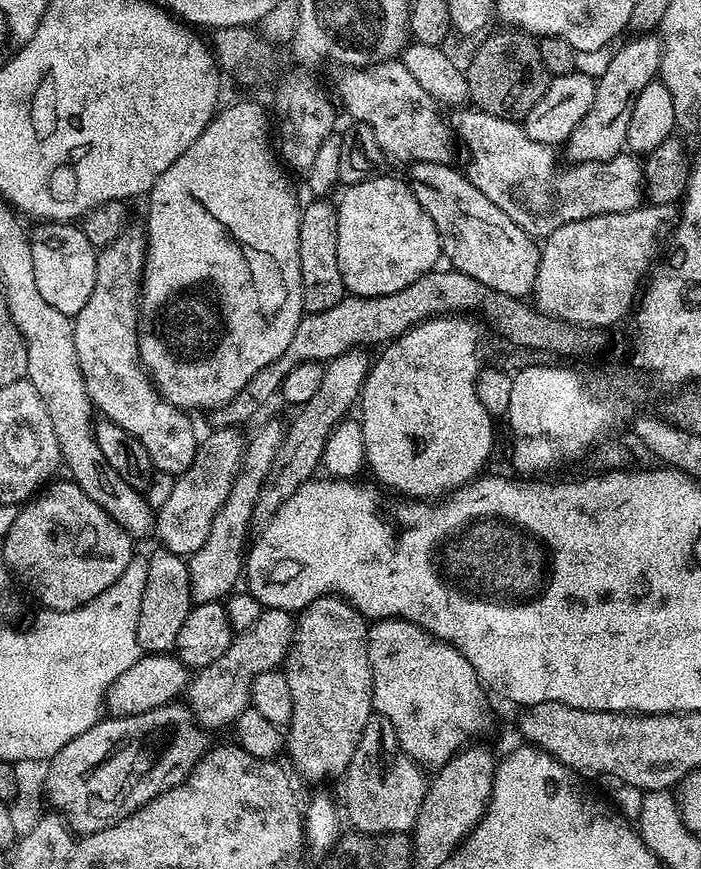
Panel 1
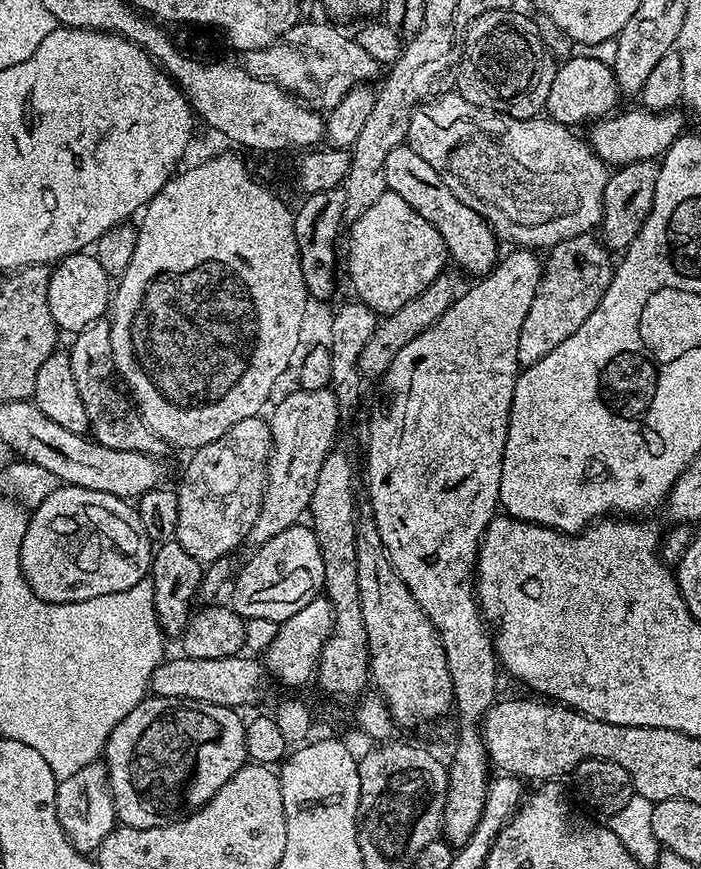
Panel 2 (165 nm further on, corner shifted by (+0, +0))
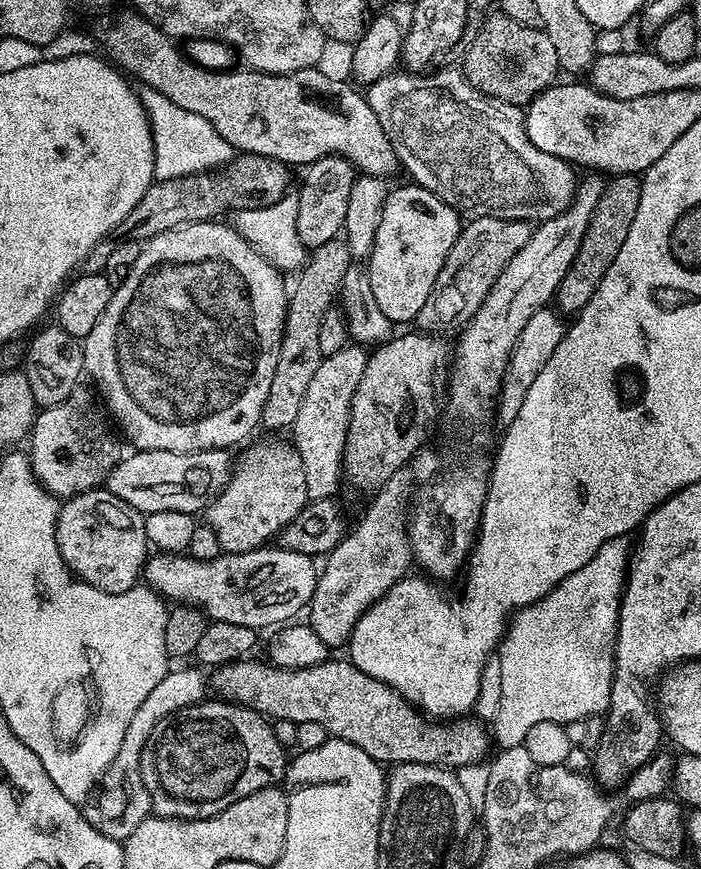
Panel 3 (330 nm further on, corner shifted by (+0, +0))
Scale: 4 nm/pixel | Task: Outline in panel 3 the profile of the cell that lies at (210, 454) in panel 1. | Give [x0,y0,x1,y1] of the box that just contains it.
[204,442,309,553]

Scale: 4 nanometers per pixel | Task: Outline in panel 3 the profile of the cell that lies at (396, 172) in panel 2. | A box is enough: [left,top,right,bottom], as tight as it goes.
[104,14,400,178]

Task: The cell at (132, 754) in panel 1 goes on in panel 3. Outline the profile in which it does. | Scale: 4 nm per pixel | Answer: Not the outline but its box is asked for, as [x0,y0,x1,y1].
[142,703,290,820]

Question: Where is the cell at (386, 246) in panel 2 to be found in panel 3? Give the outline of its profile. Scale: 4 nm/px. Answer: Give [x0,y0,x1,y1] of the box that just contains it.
[368,182,461,326]

